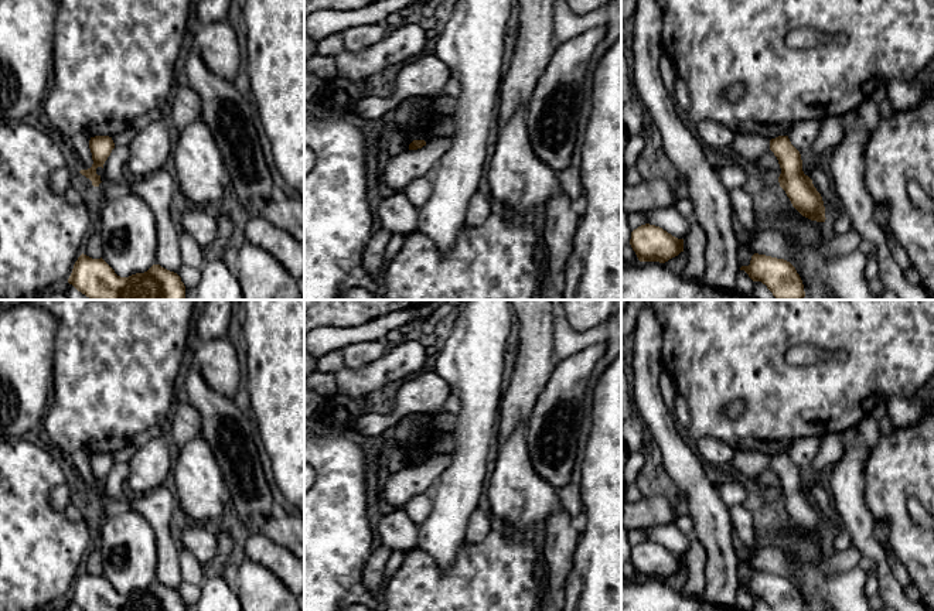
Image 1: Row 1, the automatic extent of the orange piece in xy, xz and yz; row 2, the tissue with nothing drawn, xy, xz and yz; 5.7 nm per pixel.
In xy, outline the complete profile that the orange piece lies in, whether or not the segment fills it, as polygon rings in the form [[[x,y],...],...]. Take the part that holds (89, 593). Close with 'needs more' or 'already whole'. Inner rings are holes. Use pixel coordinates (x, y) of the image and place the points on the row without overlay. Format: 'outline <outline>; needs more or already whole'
outline [[[81,571],[68,595],[82,611],[185,611],[181,594],[160,581],[144,590],[120,594],[100,574]]]; already whole

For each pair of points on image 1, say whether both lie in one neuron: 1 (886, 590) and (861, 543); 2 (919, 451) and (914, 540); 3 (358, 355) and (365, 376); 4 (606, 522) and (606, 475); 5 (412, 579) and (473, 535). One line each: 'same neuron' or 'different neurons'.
1: same neuron
2: same neuron
3: different neurons
4: same neuron
5: different neurons

